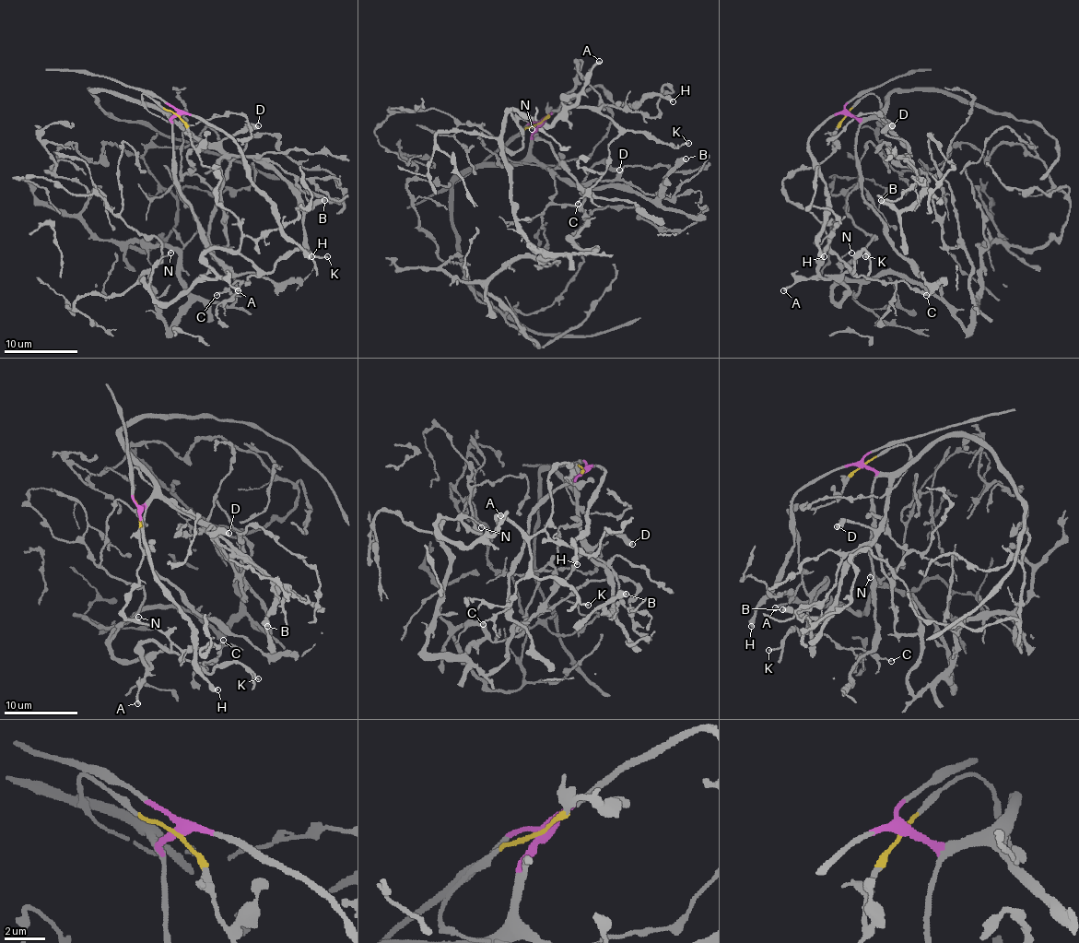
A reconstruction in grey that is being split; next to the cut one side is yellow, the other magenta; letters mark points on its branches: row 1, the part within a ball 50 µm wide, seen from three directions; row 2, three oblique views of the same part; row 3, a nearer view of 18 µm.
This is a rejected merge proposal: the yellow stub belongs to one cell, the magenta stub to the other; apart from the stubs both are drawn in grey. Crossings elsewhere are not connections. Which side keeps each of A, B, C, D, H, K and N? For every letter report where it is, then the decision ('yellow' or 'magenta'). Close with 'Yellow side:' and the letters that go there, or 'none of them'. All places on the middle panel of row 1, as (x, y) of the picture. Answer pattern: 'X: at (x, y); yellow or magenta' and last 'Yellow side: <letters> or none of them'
A: at (599, 61); yellow
B: at (686, 159); magenta
C: at (578, 204); yellow
D: at (619, 170); magenta
H: at (673, 101); magenta
K: at (688, 143); yellow
N: at (532, 129); yellow
Yellow side: A, C, K, N

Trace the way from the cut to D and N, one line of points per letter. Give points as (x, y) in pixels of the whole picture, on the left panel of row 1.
D: (177, 114), (170, 119), (199, 141), (217, 143), (258, 126)
N: (177, 114), (241, 233), (236, 250), (205, 255), (214, 277), (158, 301), (153, 266), (171, 252)

